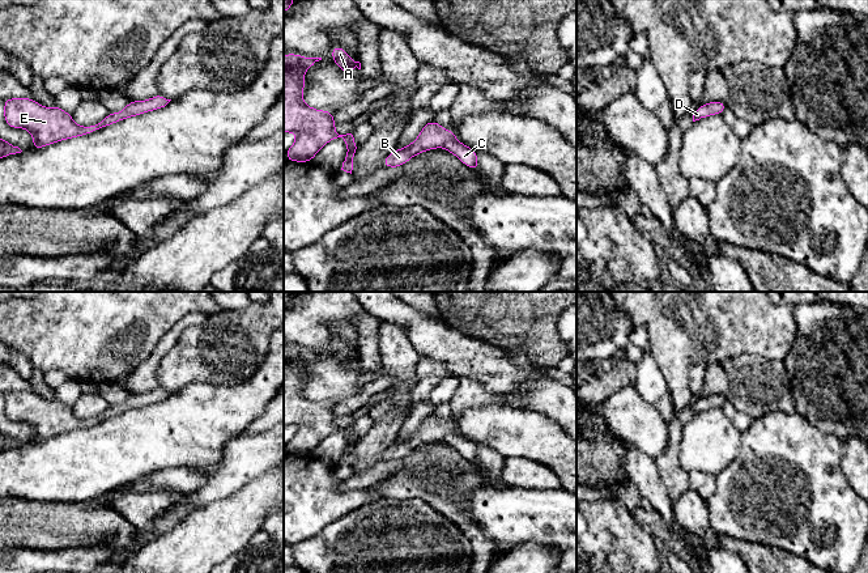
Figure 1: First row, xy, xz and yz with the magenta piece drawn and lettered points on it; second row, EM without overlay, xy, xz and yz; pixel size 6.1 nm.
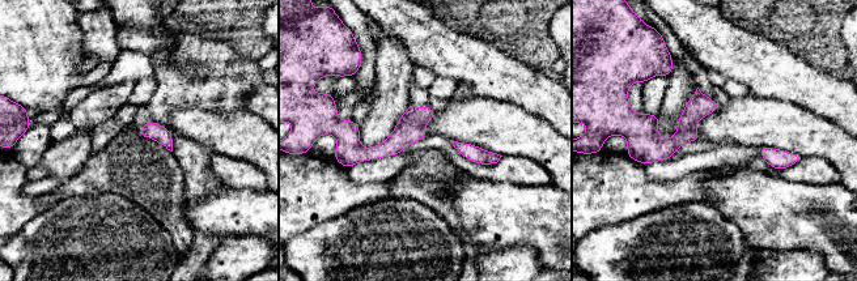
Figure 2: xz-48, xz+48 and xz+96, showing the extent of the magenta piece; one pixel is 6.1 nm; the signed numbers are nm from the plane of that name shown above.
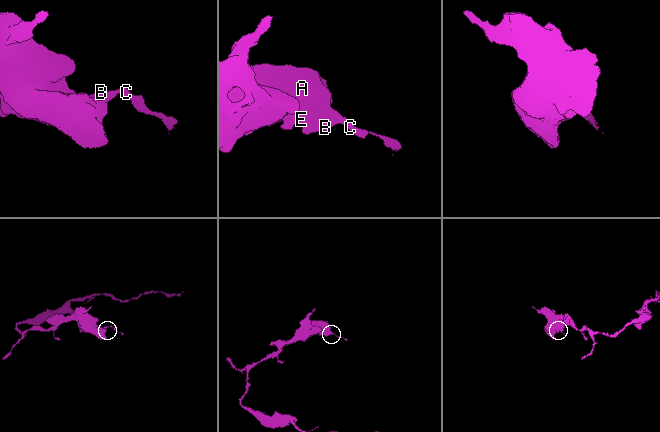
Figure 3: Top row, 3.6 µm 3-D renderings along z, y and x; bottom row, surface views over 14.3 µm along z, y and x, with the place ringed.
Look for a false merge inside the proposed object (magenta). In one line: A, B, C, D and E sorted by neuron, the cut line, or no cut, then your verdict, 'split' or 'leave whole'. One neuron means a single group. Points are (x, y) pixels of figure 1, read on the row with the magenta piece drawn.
A B C D E; no cut; leave whole

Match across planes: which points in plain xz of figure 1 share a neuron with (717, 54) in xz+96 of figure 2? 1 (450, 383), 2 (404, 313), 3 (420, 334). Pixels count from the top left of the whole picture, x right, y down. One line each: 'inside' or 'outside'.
1: outside
2: inside
3: inside

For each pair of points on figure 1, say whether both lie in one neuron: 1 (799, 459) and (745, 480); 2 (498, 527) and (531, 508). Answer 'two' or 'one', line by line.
1: one
2: one

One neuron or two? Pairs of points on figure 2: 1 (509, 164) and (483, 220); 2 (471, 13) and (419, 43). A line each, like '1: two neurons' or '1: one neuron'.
1: two neurons
2: two neurons

